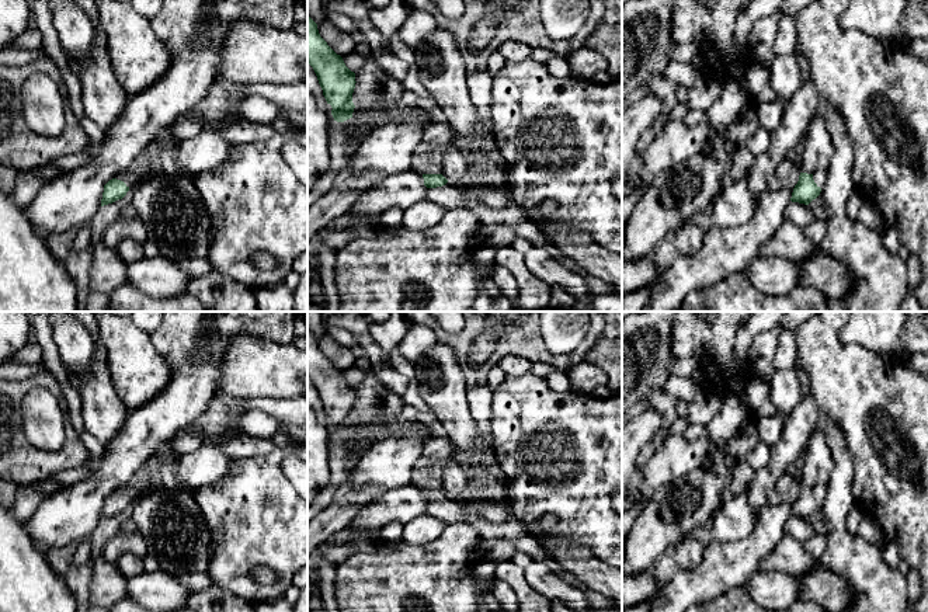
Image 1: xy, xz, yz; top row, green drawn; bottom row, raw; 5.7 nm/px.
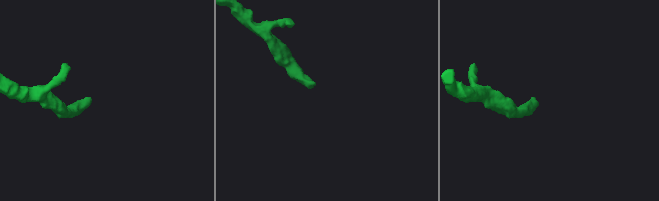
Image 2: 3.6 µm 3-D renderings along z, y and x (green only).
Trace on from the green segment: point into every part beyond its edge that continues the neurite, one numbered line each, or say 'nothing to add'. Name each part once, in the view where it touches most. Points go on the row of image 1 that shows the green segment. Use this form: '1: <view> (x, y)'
1: xz (449, 197)

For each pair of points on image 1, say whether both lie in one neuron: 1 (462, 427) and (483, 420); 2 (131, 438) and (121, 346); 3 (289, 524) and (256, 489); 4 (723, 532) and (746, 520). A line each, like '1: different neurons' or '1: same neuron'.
1: different neurons
2: different neurons
3: same neuron
4: same neuron

